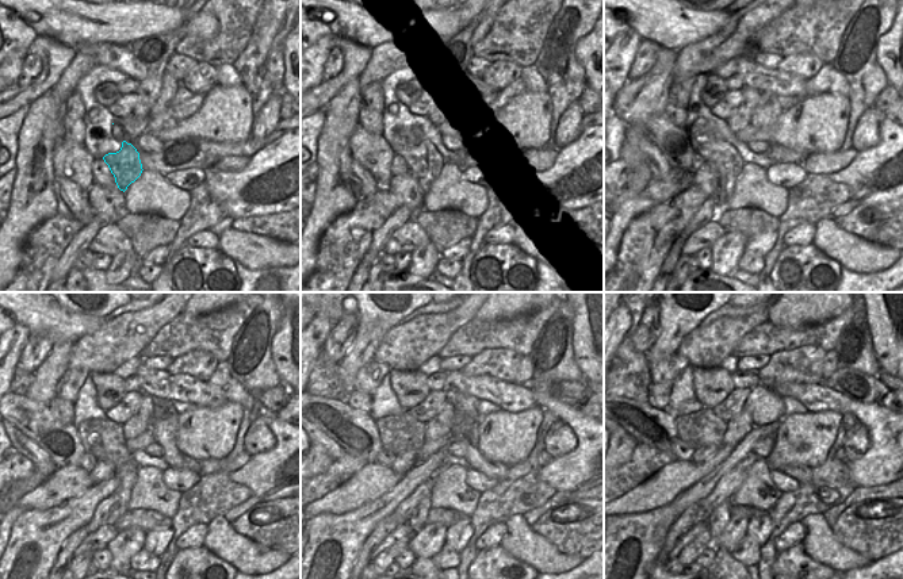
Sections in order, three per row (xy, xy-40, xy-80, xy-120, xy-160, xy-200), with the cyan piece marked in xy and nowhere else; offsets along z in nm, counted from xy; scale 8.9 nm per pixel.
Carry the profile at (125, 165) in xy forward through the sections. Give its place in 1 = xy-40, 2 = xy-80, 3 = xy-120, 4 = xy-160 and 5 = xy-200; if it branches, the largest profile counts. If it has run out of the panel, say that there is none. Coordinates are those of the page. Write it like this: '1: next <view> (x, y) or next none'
1: next xy-40 (423, 158)
2: next xy-80 (712, 141)
3: next xy-120 (103, 438)
4: next xy-160 (398, 433)
5: next xy-200 (700, 428)

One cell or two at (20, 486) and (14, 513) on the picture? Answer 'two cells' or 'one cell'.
two cells

